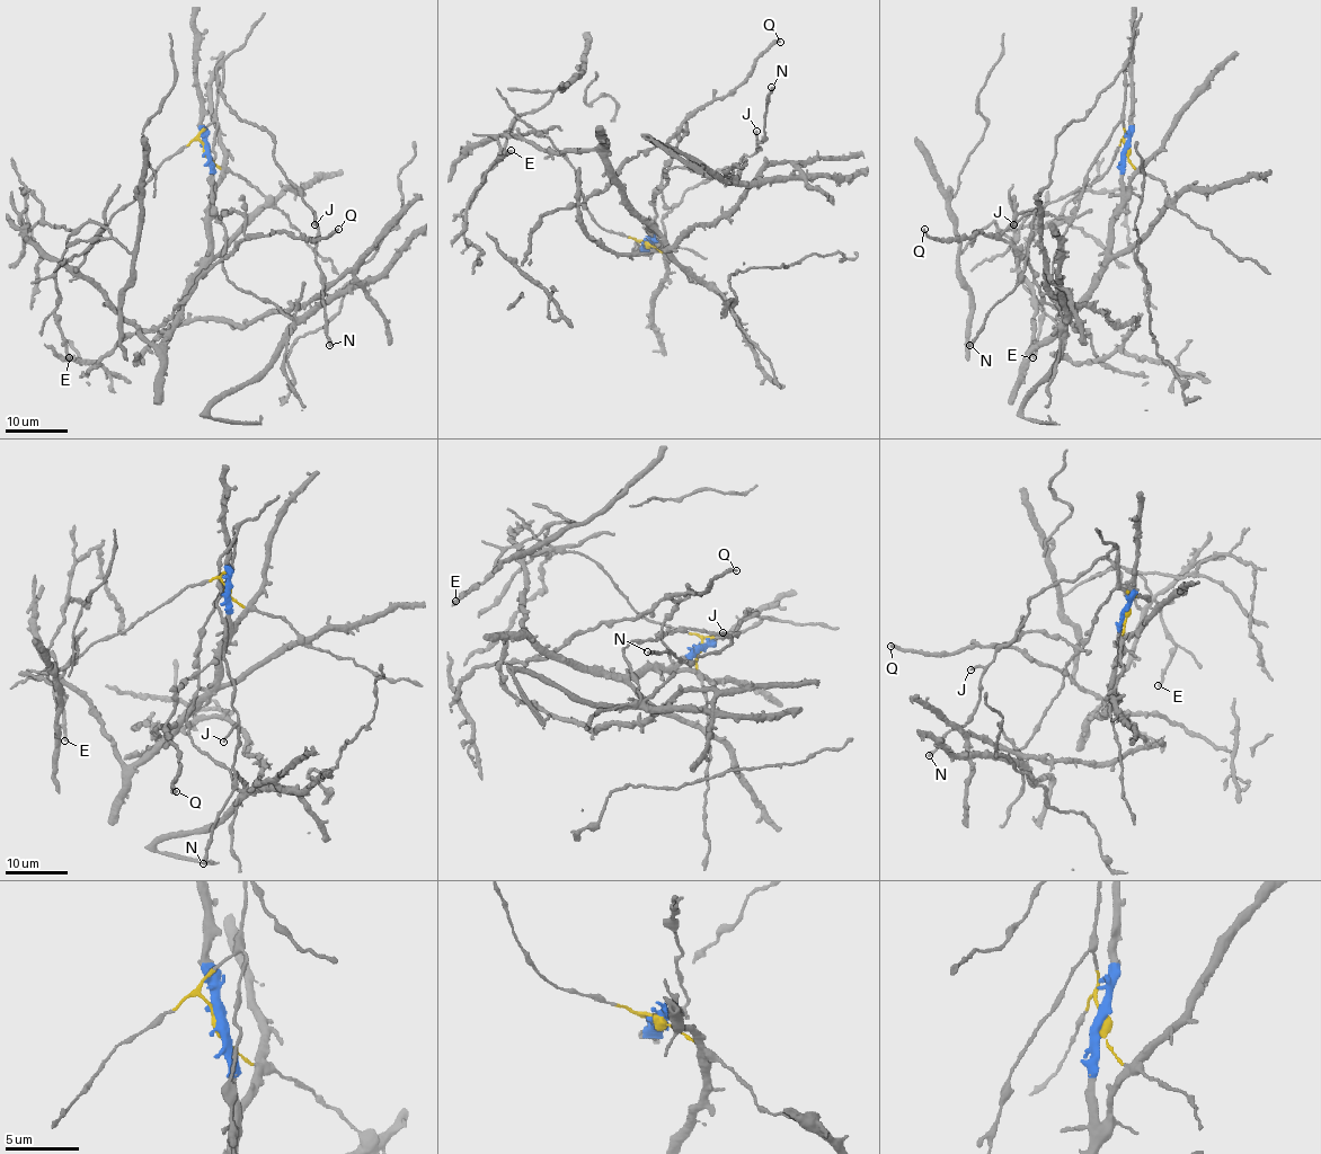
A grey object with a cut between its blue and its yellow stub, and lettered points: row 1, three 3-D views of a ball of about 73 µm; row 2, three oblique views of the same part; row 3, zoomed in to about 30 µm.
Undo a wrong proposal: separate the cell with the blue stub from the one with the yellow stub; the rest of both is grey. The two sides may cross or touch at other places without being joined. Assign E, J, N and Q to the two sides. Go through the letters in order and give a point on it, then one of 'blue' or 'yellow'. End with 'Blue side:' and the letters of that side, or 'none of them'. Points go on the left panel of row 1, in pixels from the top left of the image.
E: place (69, 357); blue
J: place (315, 224); yellow
N: place (329, 345); yellow
Q: place (338, 229); blue
Blue side: E, Q

